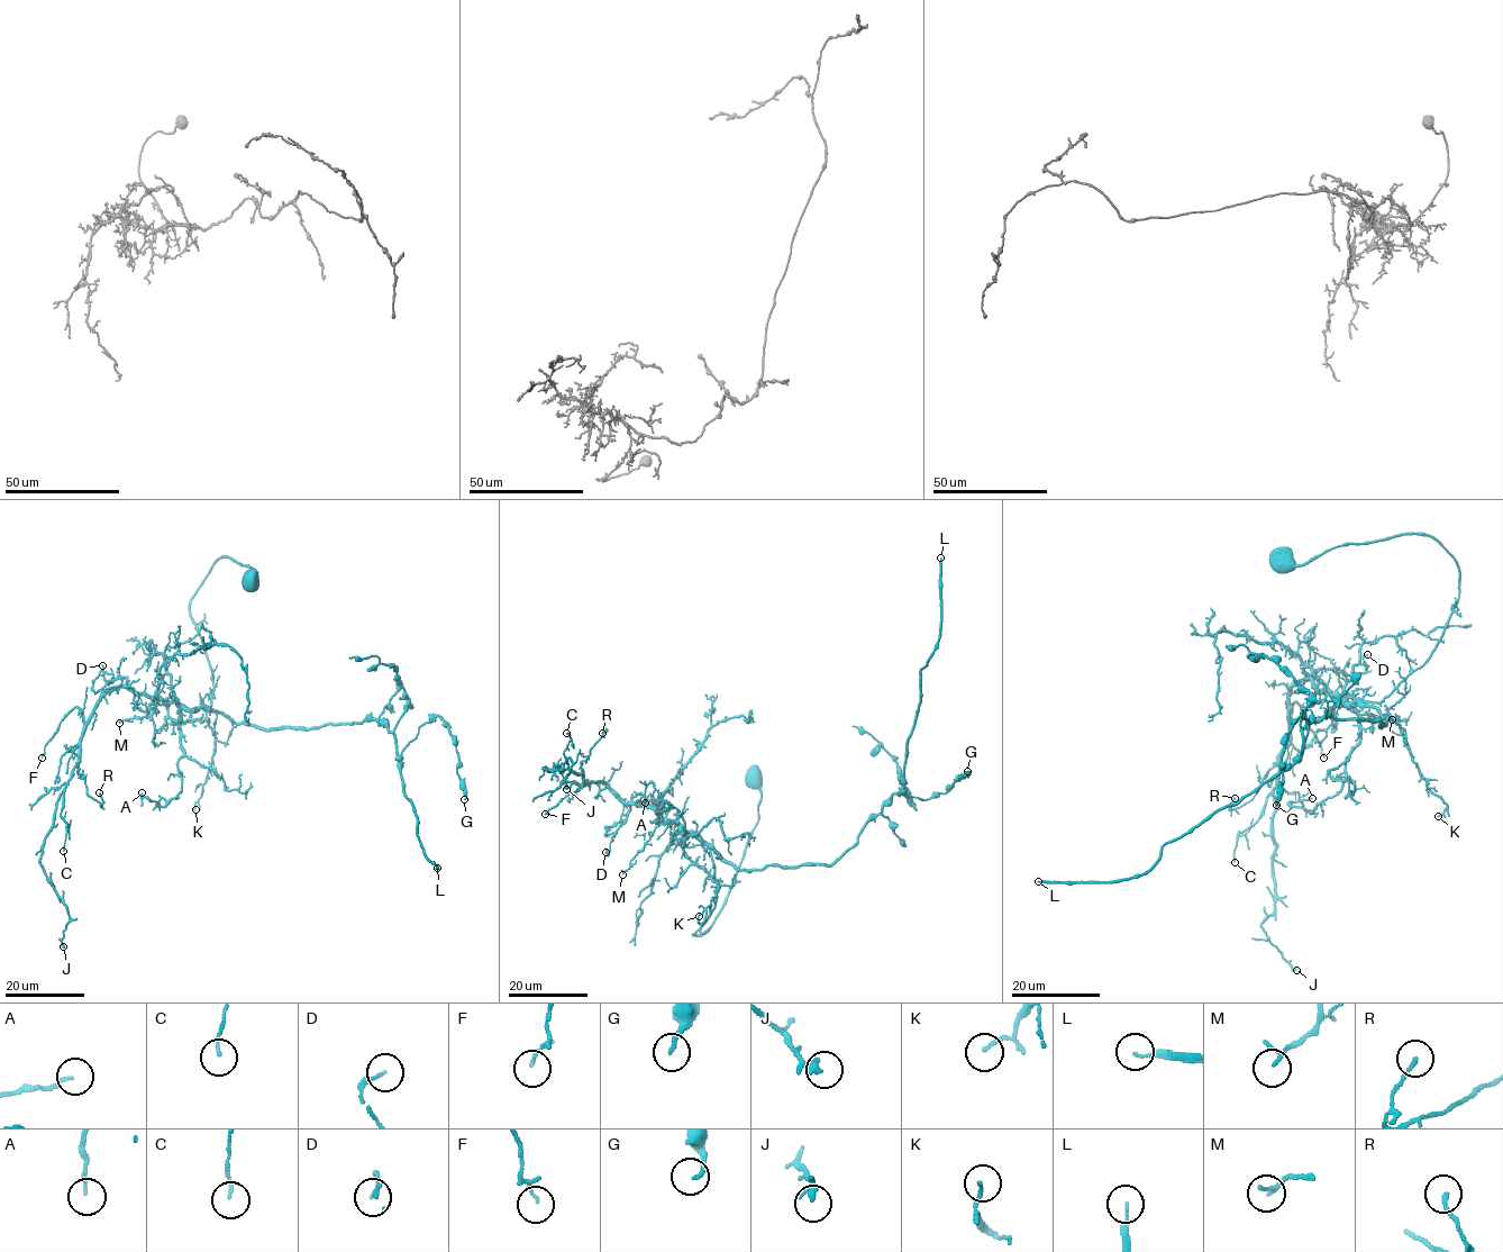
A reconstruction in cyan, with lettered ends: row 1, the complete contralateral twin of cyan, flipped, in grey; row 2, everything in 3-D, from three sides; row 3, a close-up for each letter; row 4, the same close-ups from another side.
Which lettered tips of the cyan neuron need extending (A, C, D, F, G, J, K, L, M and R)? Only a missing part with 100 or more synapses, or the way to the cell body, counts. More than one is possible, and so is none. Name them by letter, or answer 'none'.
L

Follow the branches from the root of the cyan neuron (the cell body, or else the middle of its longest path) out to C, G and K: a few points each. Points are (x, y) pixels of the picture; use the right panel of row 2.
C: (1283, 560), (1426, 534), (1458, 566), (1459, 599), (1381, 701), (1291, 688), (1277, 783), (1235, 862)
G: (1283, 560), (1426, 534), (1459, 599), (1363, 702), (1383, 727), (1324, 716), (1301, 755), (1302, 711), (1276, 805)
K: (1283, 560), (1402, 534), (1454, 559), (1459, 599), (1431, 655), (1381, 701), (1346, 704), (1397, 724), (1438, 816)

